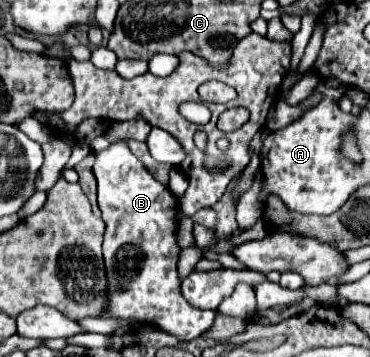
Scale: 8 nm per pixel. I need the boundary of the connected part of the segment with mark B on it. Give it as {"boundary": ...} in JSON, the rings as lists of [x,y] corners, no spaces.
{"boundary":[[[117,142],[97,152],[93,172],[99,184],[99,208],[107,224],[103,256],[109,278],[109,306],[103,316],[137,318],[181,340],[199,338],[211,328],[216,311],[191,308],[187,300],[179,298],[177,260],[181,248],[177,246],[177,198],[143,168],[127,142]]]}

